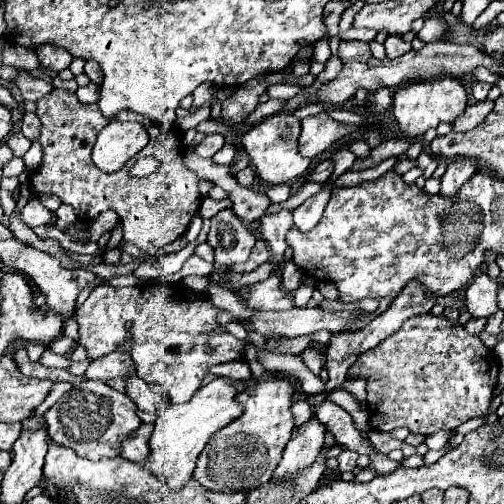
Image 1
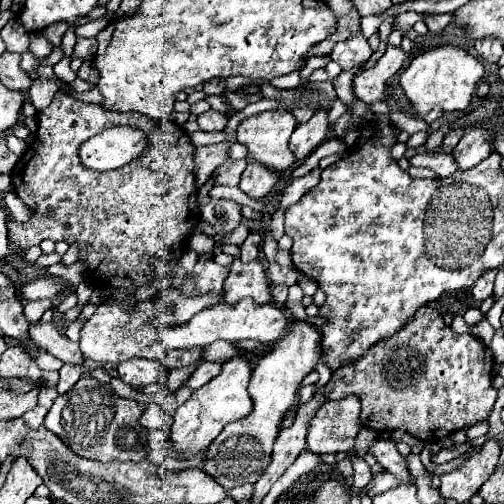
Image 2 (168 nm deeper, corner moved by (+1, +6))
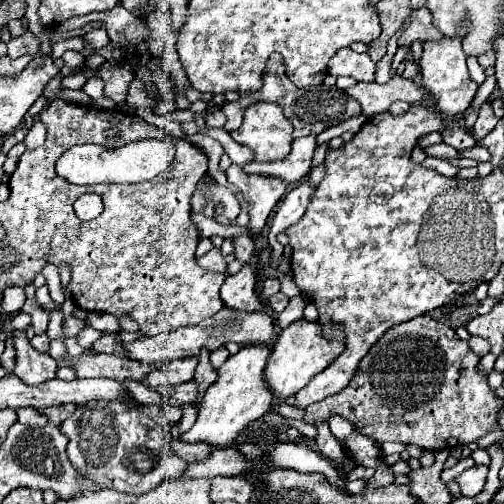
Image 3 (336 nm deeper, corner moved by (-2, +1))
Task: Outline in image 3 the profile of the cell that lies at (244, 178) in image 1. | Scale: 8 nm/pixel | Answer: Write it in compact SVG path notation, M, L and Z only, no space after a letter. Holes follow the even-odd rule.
M230 165L226 169L226 177L242 191L244 199L248 201L250 213L248 231L252 233L252 237L258 237L266 225L268 215L286 193L286 183L282 183L276 177L272 179L264 175L248 175L242 171L240 165Z

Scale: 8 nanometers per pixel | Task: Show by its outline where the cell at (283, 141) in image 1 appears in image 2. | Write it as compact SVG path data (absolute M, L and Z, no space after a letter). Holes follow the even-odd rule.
M269 110L269 112L261 112L255 116L245 118L239 128L237 128L237 142L247 146L249 150L249 160L255 160L263 166L267 166L273 172L283 172L289 170L295 164L295 156L289 150L289 138L295 130L295 118L291 112L287 110Z

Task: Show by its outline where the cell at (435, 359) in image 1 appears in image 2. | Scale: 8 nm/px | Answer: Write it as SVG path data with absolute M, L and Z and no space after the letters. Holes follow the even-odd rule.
M423 306L415 312L413 320L409 320L393 338L379 340L361 358L335 370L329 384L325 386L325 392L329 400L357 394L361 398L361 422L365 428L373 428L375 432L405 428L419 440L431 444L443 440L459 428L469 428L481 418L489 416L497 400L497 390L491 386L493 364L493 352L477 336L451 332L437 310L433 310L431 306Z

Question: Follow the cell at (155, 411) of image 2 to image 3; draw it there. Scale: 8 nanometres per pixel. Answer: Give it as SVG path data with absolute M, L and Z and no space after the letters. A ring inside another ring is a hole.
M172 439L172 449L186 463L192 463L192 461L198 461L198 459L202 461L202 459L206 459L212 453L212 447L210 445L184 443L184 441L176 441L176 439Z

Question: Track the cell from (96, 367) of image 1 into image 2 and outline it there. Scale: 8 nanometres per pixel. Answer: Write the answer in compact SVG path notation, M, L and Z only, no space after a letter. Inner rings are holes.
M131 358L125 360L117 366L119 378L129 384L129 386L139 386L139 384L153 384L157 382L165 370L161 368L159 362L147 360L147 358Z

